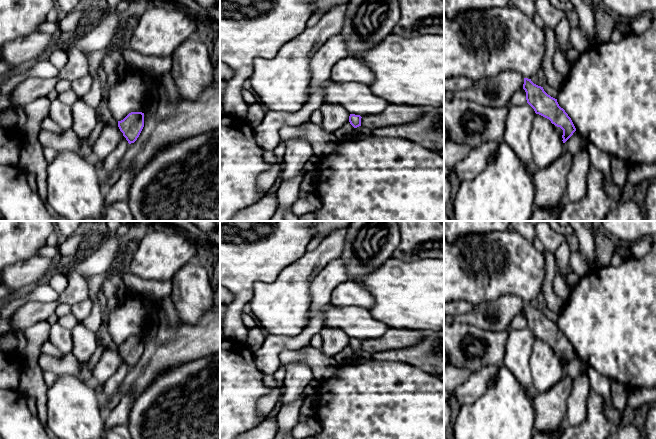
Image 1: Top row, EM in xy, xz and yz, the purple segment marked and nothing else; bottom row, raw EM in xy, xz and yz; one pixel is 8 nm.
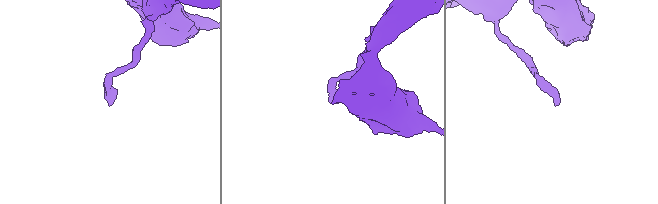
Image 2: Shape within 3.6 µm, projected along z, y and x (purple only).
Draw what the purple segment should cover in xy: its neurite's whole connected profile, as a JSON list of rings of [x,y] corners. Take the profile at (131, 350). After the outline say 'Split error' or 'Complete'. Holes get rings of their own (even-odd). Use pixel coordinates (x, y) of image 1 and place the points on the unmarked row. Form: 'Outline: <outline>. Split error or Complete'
Outline: [[[129,337],[123,344],[118,345],[118,351],[128,367],[134,367],[144,351],[144,337]]]. Complete

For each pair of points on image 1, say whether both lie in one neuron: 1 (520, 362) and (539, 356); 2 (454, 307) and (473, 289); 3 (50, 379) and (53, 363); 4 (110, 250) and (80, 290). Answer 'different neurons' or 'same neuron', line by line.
1: different neurons
2: different neurons
3: different neurons
4: same neuron

